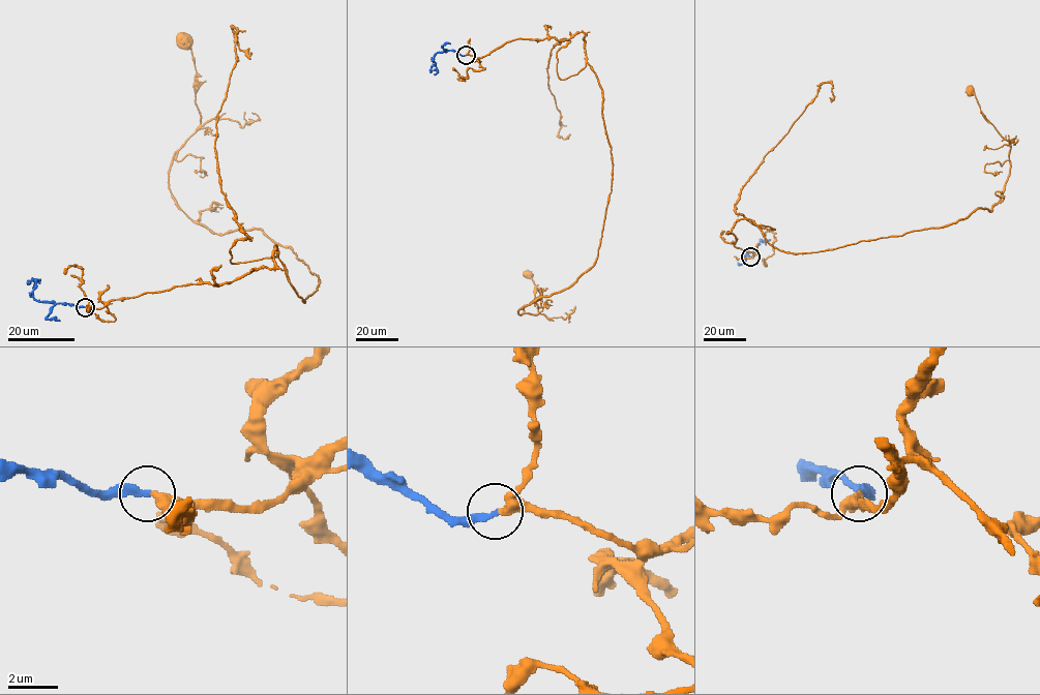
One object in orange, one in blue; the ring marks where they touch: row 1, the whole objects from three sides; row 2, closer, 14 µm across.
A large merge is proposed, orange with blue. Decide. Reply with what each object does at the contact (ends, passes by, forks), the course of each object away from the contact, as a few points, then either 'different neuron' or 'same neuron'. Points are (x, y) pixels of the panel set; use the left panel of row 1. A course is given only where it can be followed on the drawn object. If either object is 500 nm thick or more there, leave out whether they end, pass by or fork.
orange passes by | blue ends | orange via (85, 307), (228, 283), (275, 246), (319, 285), (179, 207), (183, 42) | blue via (85, 307), (39, 302), (33, 295), (37, 280), (33, 278) | same neuron

